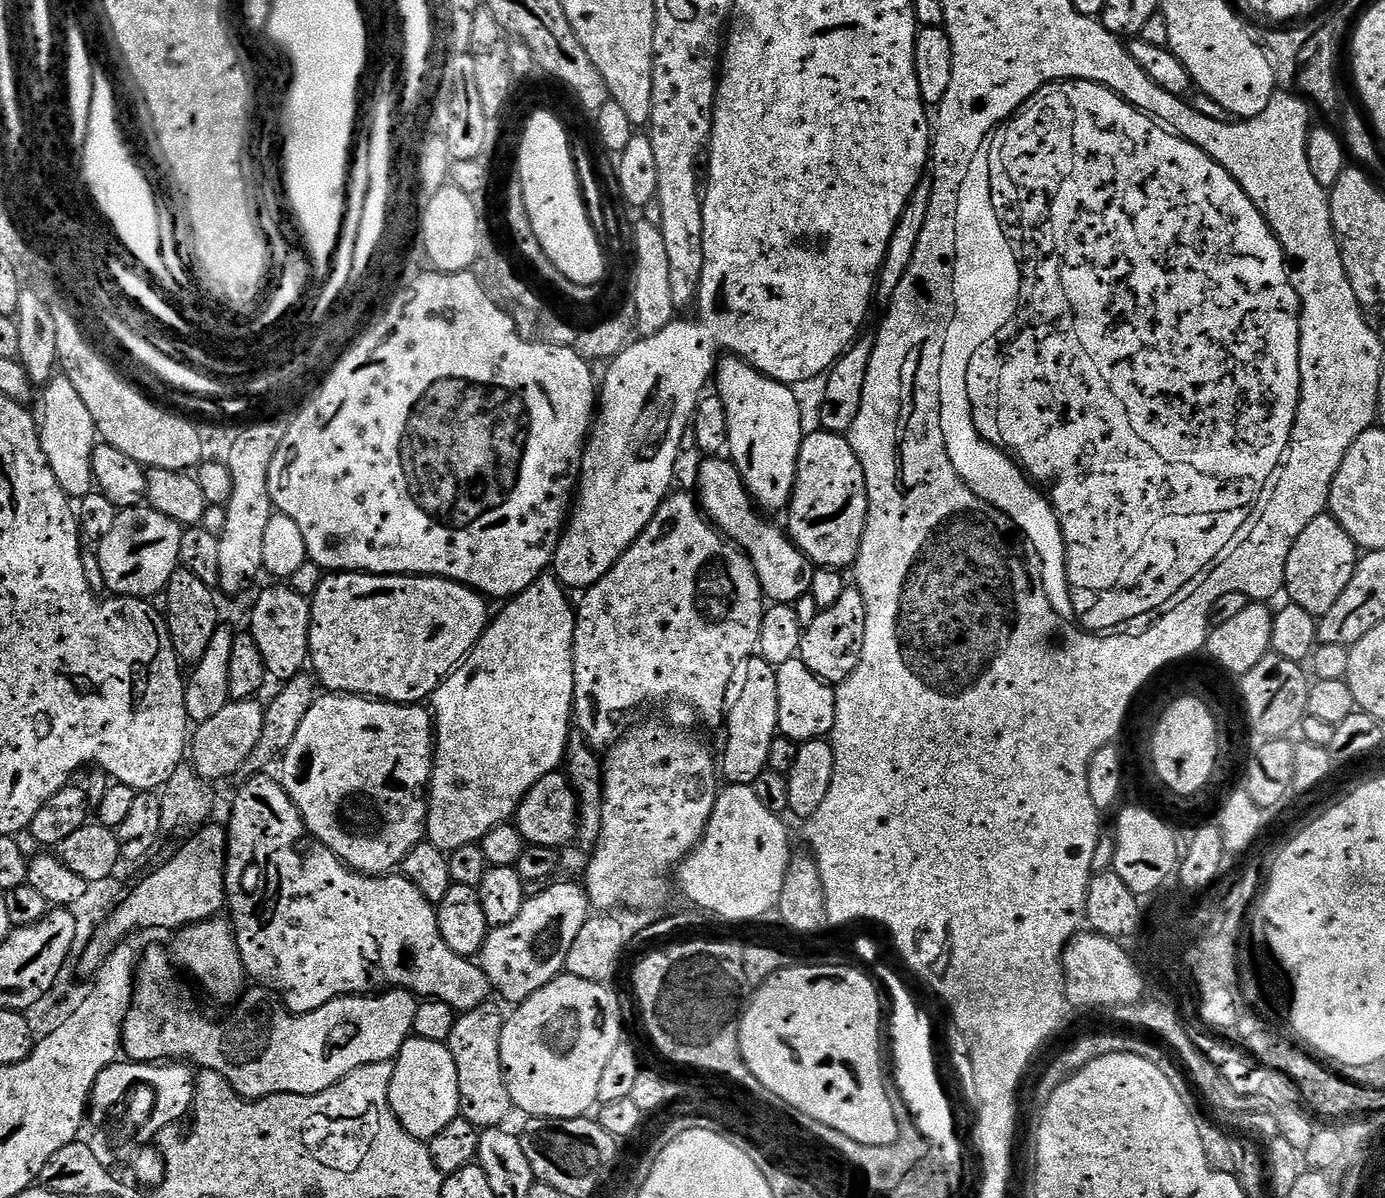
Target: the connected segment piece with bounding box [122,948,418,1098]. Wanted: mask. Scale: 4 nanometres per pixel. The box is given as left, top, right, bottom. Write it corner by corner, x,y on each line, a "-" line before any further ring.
152,948
149,952
145,951
136,973
136,995
133,997
132,1009
124,1021
123,1055
129,1061
148,1064
191,1062
193,1065
201,1064
201,1069
227,1073
232,1078
245,1076
252,1080
251,1095
256,1098
277,1094
316,1095
338,1084
360,1067
395,1061
404,1043
413,1035
418,1019
417,997
407,990
343,996
334,1002
326,1002
326,1006
318,1010
299,1014
288,1011
271,990
256,986
250,992
242,1000
248,1012
240,1012
229,1020
216,1021
204,1013
195,990
176,973
172,956
166,949

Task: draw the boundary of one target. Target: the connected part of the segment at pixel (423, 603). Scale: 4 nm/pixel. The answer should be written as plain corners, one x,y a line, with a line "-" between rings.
342,572
333,575
332,584
324,584
314,595
314,624
318,631
314,636
314,655
310,664
319,683
332,694
353,694
390,700
396,704
420,704
435,696
440,685
467,661
473,648
480,642
490,623
488,616
489,601
480,592
457,580
447,580
445,576
376,576
372,572

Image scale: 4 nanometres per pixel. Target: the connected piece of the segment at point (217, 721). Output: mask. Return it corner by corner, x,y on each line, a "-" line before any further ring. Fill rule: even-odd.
254,698
242,699
244,700
231,701
218,708
193,735
190,748
192,756
194,754
198,759
199,769
206,768
207,777
222,780
234,775
238,770
240,772
257,748
265,728
266,708
263,703
252,700

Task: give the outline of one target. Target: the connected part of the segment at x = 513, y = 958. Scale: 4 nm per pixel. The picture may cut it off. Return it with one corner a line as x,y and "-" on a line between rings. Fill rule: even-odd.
549,883
545,892
537,896
529,895
524,903
518,918
514,918
509,924
495,927
489,933
489,939
484,944
484,949
478,954
478,963
492,981
493,987
501,992
508,1000
523,1002
529,1000
535,992
542,990
567,969
568,955
571,953
574,942
582,930
590,915
590,903
588,893
578,883
554,884

